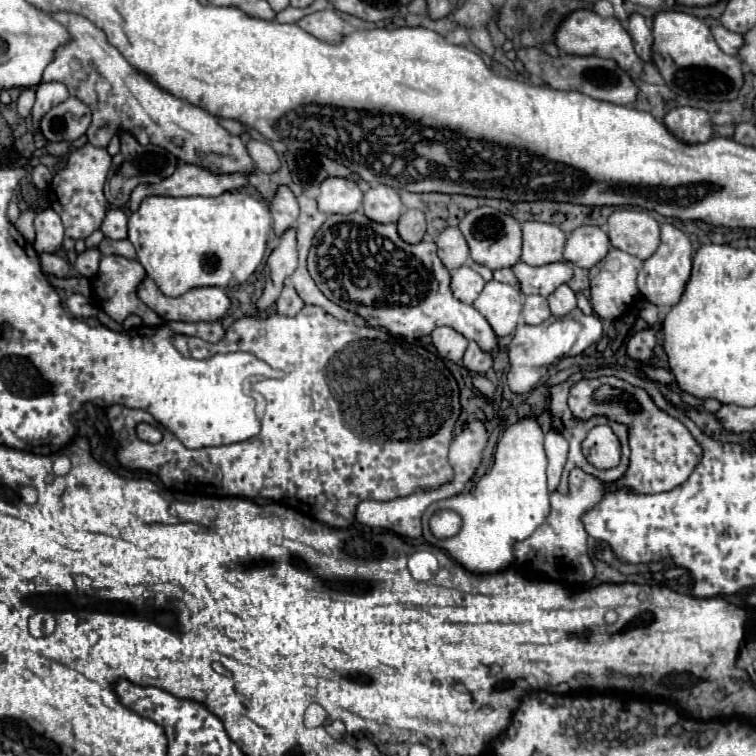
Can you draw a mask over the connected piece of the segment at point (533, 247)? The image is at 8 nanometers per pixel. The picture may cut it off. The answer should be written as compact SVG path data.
M527 221L523 224L521 260L529 266L543 266L563 260L565 232L555 224Z

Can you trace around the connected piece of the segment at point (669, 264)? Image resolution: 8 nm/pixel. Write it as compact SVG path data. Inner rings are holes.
M661 224L661 244L657 252L643 262L643 268L637 278L639 292L645 300L649 300L655 306L673 306L679 302L683 294L683 286L689 280L691 274L691 242L689 238L677 230L673 224Z

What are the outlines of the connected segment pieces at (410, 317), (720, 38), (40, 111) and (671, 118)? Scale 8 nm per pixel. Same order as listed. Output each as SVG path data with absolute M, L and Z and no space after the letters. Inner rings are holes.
M363 212L353 214L329 214L325 224L317 230L313 246L307 258L307 270L319 290L341 308L355 312L373 328L387 328L395 336L421 338L431 334L437 326L451 326L467 340L475 340L483 350L497 354L497 336L489 322L469 304L457 300L449 288L451 274L437 256L435 242L421 240L419 244L407 244L399 238L397 224L371 222Z
M721 24L711 26L711 32L713 32L713 36L715 36L717 46L719 46L725 54L737 56L737 50L743 46L743 36L741 36L741 34L735 34L735 32L723 28Z
M49 82L49 84L39 84L37 88L37 100L35 100L35 106L33 106L33 122L35 122L35 128L39 130L39 120L41 116L51 108L51 106L57 106L61 104L63 100L69 98L69 90L67 86L63 86L61 82Z
M683 106L665 116L665 126L685 142L707 142L713 136L713 120L707 110Z

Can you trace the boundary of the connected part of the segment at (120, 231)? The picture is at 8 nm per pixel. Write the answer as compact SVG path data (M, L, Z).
M111 208L101 224L101 232L113 240L127 238L127 214L123 210Z

